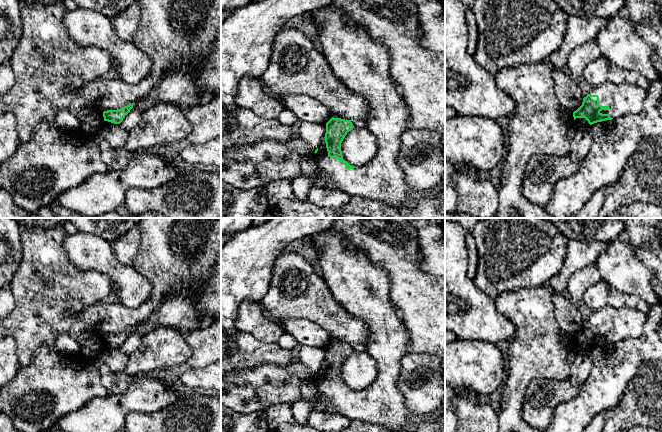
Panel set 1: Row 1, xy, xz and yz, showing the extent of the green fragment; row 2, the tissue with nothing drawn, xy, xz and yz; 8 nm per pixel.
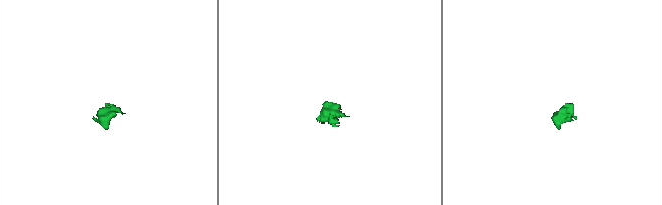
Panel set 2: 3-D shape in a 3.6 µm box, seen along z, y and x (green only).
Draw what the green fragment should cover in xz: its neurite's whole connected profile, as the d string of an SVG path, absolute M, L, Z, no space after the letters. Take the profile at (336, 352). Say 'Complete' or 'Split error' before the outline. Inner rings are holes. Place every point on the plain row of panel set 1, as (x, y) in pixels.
Split error. M331 228L316 233L310 237L310 241L318 257L322 270L322 278L329 286L336 302L342 305L352 316L366 322L370 337L365 352L373 358L377 367L377 377L367 389L361 391L350 389L343 383L341 367L354 350L351 344L332 341L326 347L324 363L313 377L316 387L316 396L311 401L313 408L319 402L323 401L326 403L325 410L327 412L338 413L348 418L351 422L382 425L396 432L412 432L413 428L409 426L411 412L406 407L405 399L397 388L397 382L401 372L401 360L408 353L410 334L392 306L390 300L391 282L387 271L372 264L364 251L348 247L344 236Z

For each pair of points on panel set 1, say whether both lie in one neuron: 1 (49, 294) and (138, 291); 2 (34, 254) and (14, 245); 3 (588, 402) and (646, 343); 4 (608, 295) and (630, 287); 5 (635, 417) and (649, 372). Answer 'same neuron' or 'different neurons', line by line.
1: different neurons
2: different neurons
3: same neuron
4: different neurons
5: same neuron

